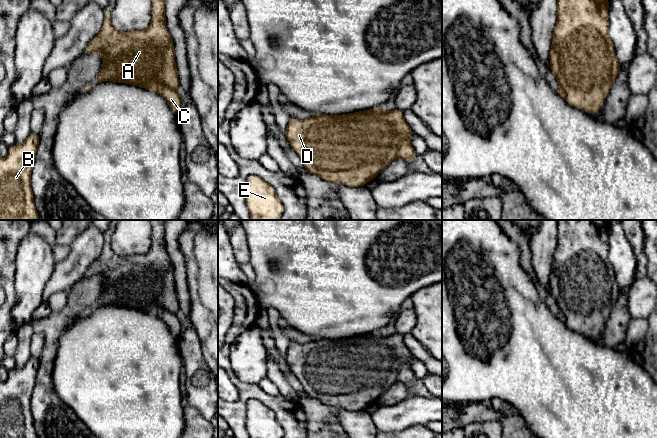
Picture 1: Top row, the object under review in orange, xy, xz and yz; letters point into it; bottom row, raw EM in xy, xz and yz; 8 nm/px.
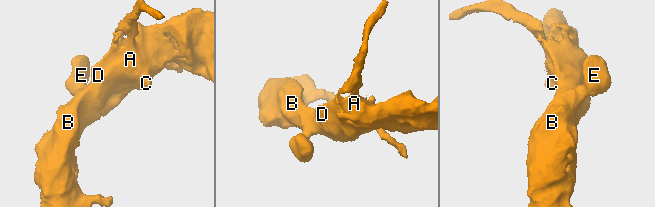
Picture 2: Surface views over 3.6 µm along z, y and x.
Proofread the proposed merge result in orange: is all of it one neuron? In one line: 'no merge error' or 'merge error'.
merge error

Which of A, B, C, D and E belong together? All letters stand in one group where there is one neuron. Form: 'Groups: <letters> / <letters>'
Groups: A B D E / C

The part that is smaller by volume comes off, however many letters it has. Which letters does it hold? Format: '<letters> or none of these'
C

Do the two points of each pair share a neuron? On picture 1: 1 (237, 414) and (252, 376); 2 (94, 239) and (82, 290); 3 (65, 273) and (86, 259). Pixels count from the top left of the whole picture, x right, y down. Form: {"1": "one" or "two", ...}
{"1": "two", "2": "two", "3": "one"}

